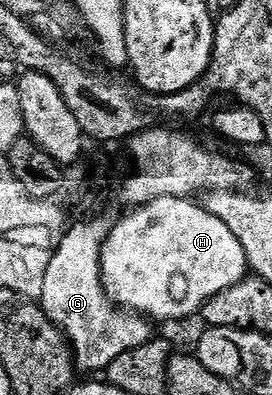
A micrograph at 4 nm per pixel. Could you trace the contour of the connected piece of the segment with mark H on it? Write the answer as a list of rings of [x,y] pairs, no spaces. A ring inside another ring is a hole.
[[[156,198],[147,203],[146,206],[130,209],[126,218],[121,218],[118,222],[115,222],[115,225],[110,229],[107,240],[101,246],[101,279],[107,296],[116,306],[121,307],[122,310],[140,314],[150,320],[158,318],[161,322],[177,322],[180,318],[191,317],[192,314],[194,317],[205,302],[211,300],[211,296],[239,284],[247,277],[249,262],[245,259],[243,244],[239,244],[239,240],[235,240],[231,228],[227,228],[227,224],[223,224],[223,220],[219,220],[219,216],[215,216],[211,211],[205,209],[204,205],[197,203],[196,206],[195,203],[196,201],[188,198]]]

